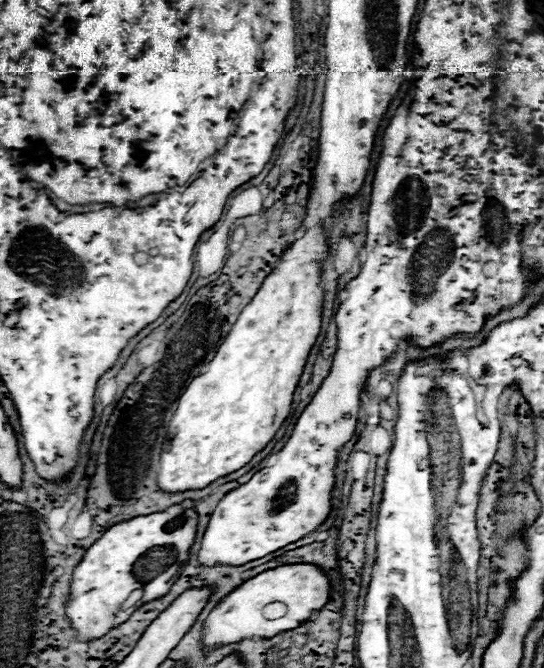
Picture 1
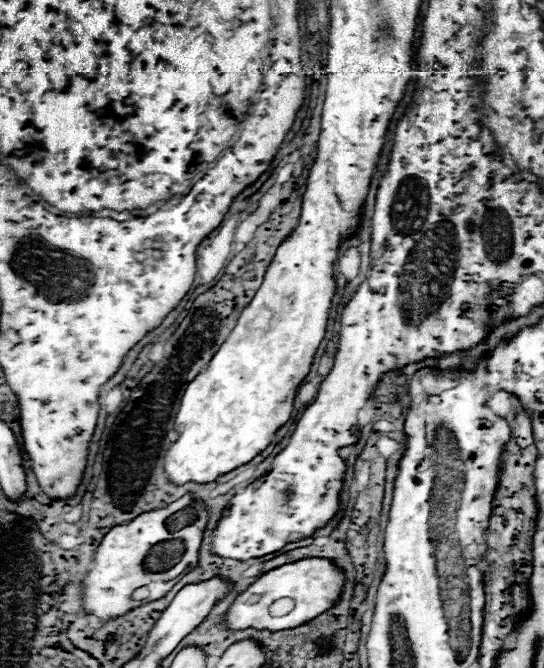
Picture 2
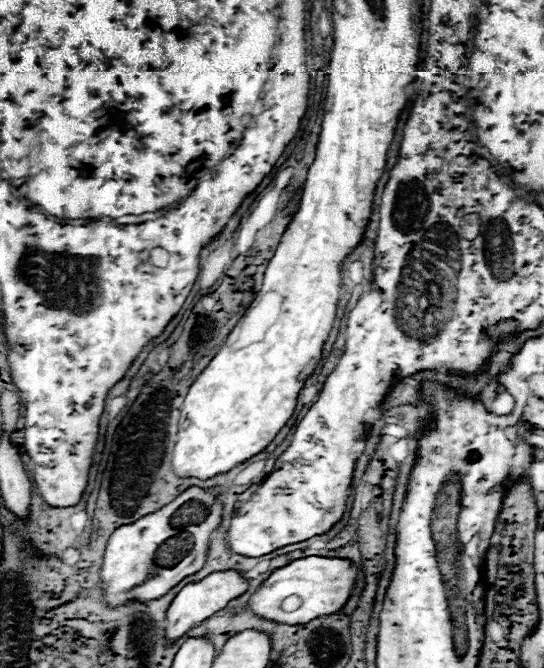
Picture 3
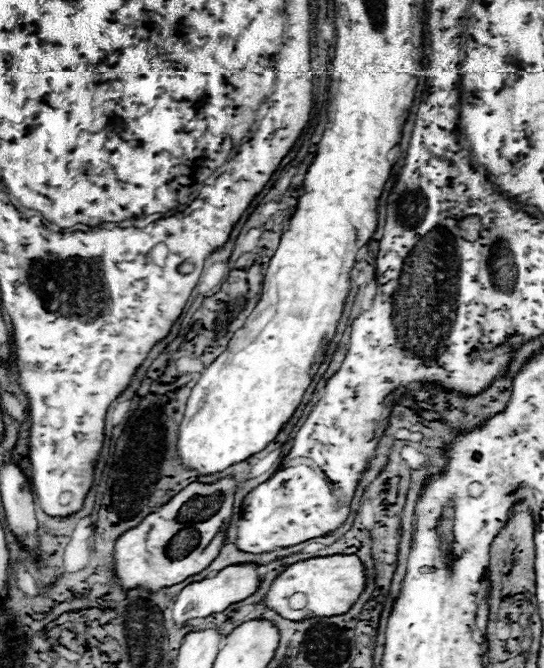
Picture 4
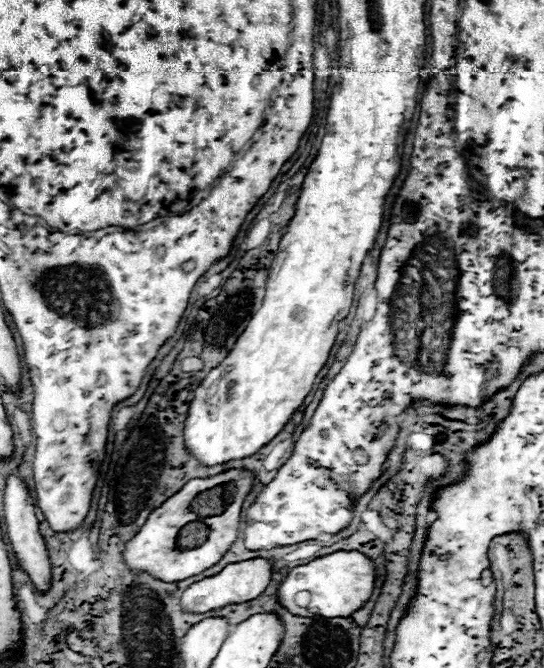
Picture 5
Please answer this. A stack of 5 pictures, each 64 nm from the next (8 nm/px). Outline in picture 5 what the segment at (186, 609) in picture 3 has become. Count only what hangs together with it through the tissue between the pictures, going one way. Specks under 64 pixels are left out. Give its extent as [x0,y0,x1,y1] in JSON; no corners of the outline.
[182,558,272,612]

